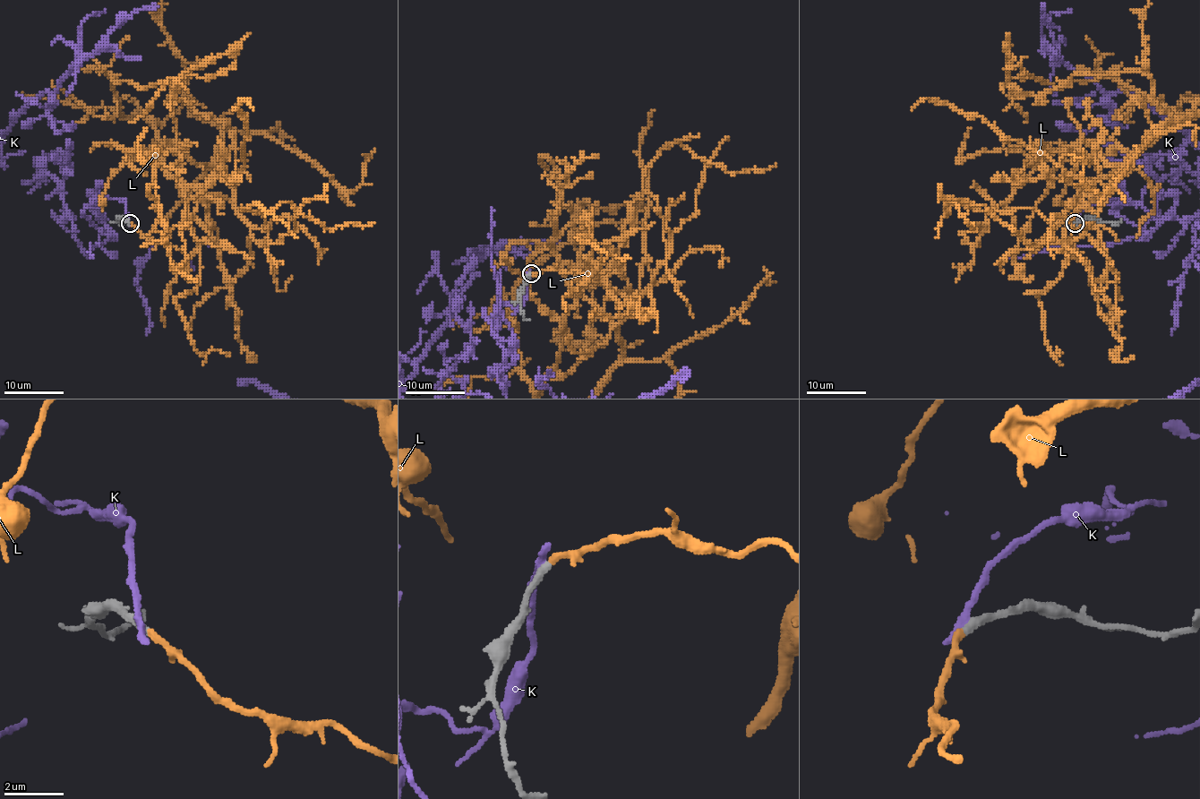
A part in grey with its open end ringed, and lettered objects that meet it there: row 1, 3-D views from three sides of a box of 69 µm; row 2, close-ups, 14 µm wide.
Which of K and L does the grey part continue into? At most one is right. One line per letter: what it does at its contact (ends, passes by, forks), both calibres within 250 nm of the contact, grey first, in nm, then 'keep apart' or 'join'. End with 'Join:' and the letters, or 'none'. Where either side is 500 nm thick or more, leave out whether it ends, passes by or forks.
K: it ends | 320/320 nm | keep apart
L: it ends | 280/240 nm | join
Join: L

